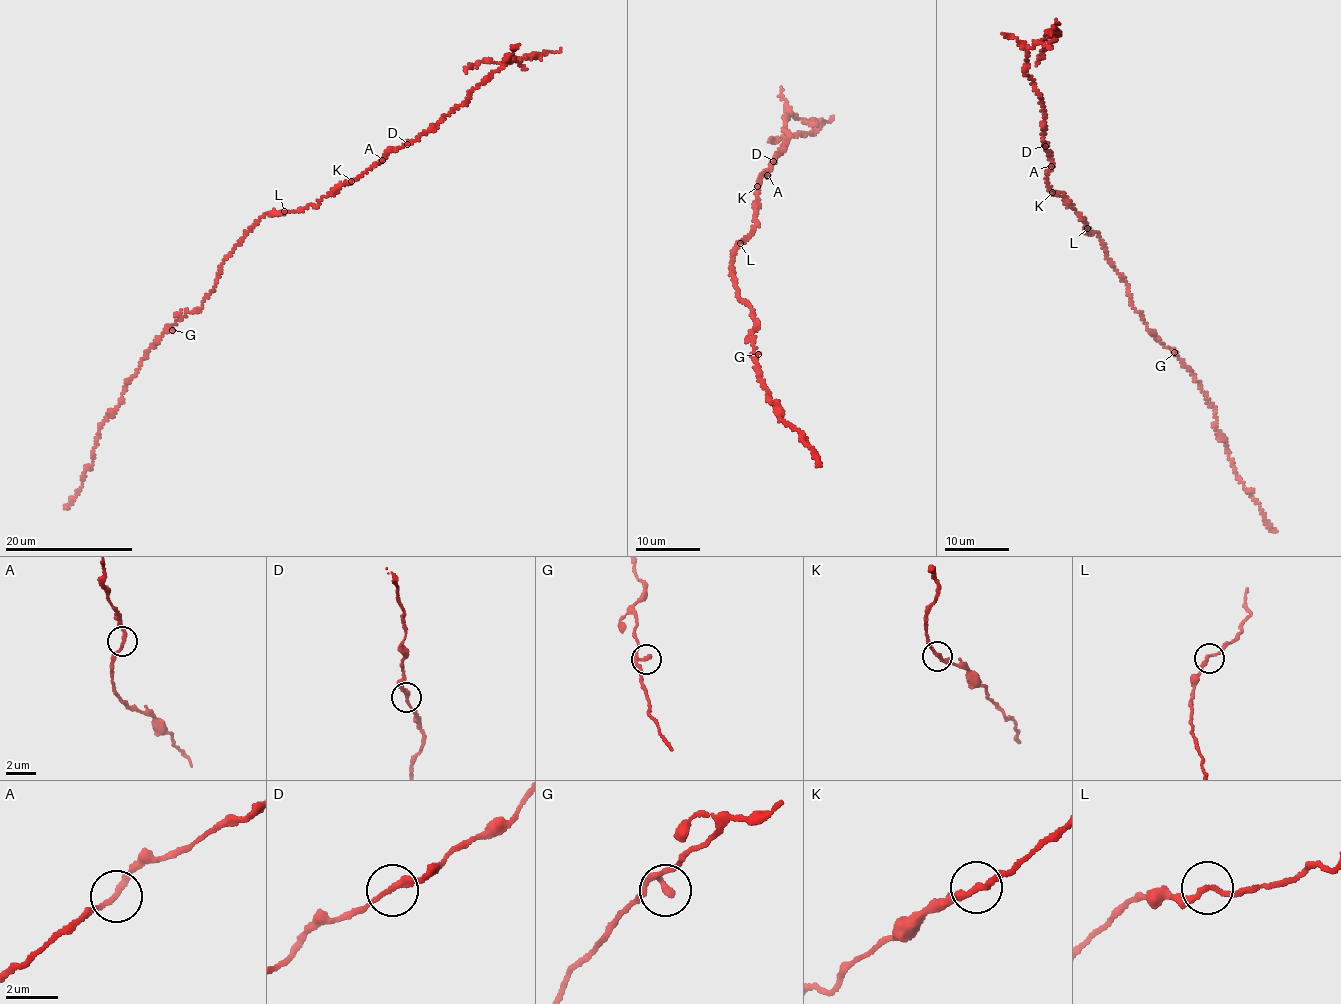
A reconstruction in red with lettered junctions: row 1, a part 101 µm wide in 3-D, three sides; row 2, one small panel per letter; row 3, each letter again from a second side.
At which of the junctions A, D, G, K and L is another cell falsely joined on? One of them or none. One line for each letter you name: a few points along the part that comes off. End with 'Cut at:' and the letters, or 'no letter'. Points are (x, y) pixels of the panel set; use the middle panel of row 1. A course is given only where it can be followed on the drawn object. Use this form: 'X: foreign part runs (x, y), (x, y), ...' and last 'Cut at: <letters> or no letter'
D: foreign part runs (773, 160), (784, 149), (788, 138), (785, 132), (785, 120), (788, 115), (821, 124), (811, 133), (771, 138)
Cut at: D

